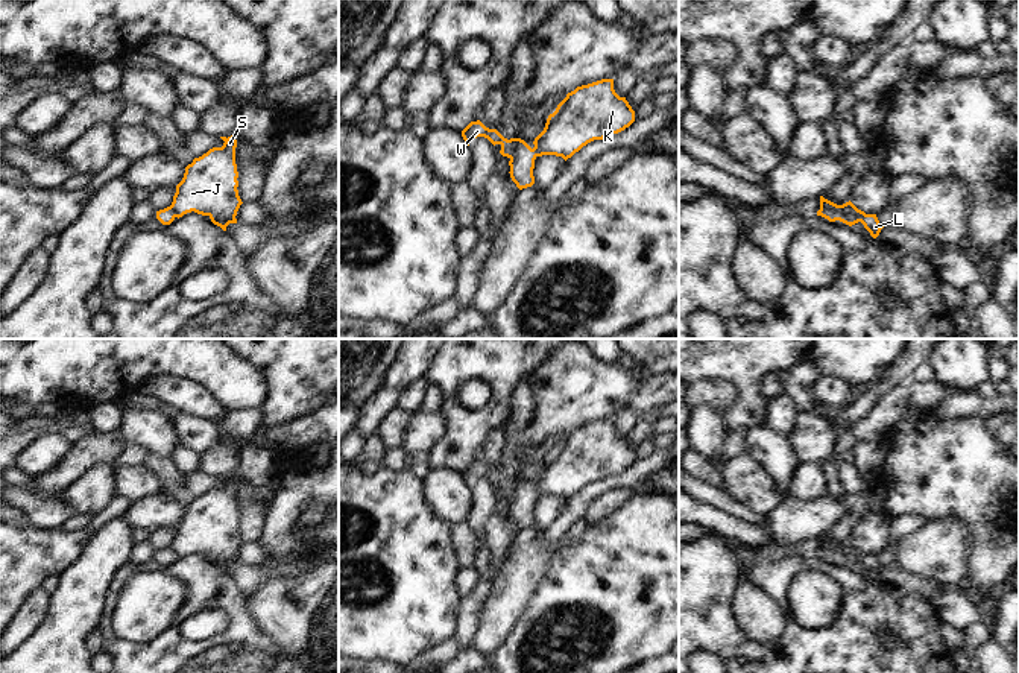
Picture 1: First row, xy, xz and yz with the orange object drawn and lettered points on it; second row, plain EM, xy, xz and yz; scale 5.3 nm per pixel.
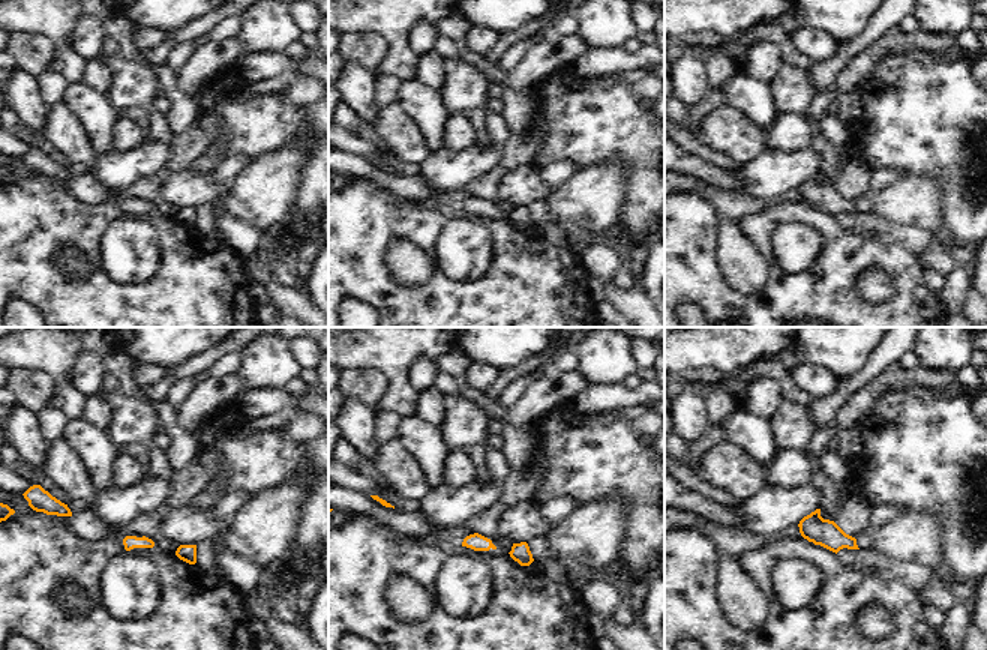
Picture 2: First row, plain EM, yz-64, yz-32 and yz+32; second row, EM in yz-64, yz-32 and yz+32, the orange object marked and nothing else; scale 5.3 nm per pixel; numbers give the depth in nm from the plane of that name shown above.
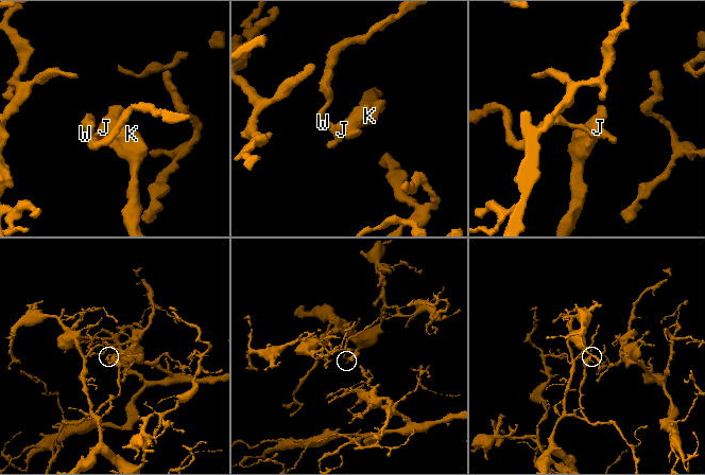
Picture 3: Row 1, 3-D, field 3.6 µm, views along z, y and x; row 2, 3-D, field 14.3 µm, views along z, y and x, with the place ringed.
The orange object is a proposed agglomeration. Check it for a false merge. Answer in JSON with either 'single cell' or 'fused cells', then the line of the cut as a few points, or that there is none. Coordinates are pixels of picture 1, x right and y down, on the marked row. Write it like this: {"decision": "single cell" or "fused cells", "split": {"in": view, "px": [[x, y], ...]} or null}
{"decision": "fused cells", "split": {"in": "yz", "px": [[820, 208], [834, 211], [839, 219]]}}

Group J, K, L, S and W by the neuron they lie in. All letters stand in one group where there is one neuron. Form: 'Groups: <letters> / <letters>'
Groups: J K L S / W

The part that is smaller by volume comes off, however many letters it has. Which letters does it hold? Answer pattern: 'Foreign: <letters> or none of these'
Foreign: W

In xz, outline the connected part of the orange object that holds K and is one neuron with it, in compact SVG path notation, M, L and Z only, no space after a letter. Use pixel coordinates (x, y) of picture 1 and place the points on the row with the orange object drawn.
M614 79L577 87L548 115L533 149L521 138L513 141L510 178L519 190L532 187L538 156L556 155L566 161L588 143L618 134L633 122L635 111L615 93Z

